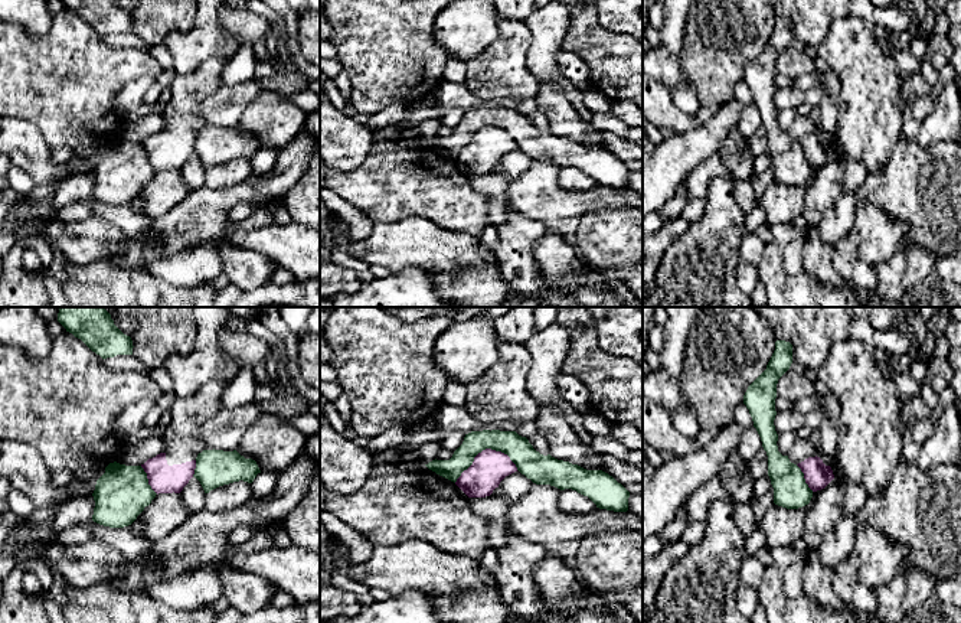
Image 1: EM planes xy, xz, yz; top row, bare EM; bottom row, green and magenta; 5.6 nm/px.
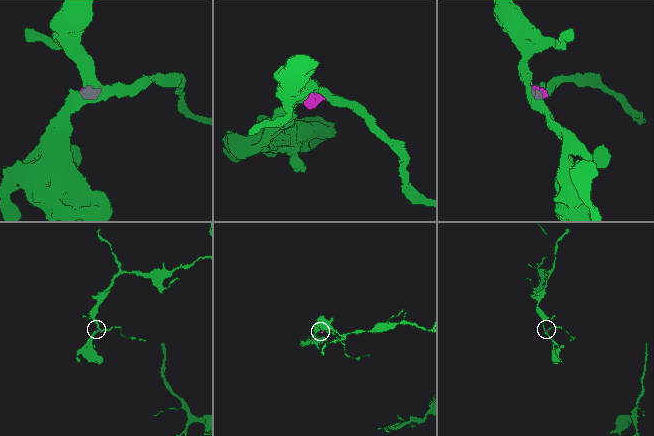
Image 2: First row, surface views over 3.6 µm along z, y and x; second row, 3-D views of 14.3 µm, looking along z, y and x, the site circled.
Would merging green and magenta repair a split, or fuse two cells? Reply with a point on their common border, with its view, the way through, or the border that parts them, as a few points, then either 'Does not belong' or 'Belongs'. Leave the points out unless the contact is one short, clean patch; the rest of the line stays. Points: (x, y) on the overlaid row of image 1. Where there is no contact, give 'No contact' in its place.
Touches green at xz (484, 449). Boundary: xz (517, 467), (506, 454), (483, 449), (454, 482). Does not belong

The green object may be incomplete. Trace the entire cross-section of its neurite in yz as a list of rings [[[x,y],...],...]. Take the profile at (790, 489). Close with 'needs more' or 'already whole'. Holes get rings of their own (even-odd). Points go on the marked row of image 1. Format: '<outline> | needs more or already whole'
[[[777,340],[766,369],[748,386],[743,404],[749,410],[754,427],[768,456],[768,476],[774,487],[774,503],[787,509],[798,509],[810,503],[813,490],[805,483],[801,469],[791,463],[788,456],[778,451],[778,434],[774,425],[777,384],[791,363],[792,345]]] | already whole

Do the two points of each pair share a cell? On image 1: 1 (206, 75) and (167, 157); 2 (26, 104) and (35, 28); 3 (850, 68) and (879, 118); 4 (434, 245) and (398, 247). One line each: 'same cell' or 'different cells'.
1: same cell
2: different cells
3: same cell
4: same cell

